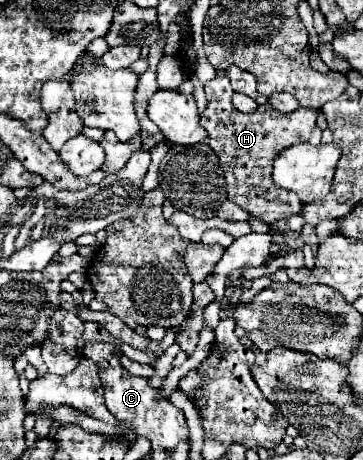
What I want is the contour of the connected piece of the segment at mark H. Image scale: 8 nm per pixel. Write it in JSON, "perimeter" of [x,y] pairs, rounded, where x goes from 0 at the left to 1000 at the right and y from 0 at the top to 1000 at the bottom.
{"perimeter":[[[598,165],[592,174],[565,183],[565,204],[570,204],[570,239],[554,252],[554,274],[570,283],[576,291],[576,317],[587,322],[587,330],[603,339],[603,352],[620,370],[620,387],[625,387],[625,430],[642,435],[647,443],[658,443],[669,457],[680,457],[691,470],[719,474],[730,487],[747,487],[758,478],[774,474],[796,474],[807,465],[829,461],[829,435],[818,430],[818,422],[758,404],[758,396],[747,391],[747,361],[741,357],[752,343],[763,343],[763,335],[774,326],[785,326],[791,317],[807,317],[818,309],[846,309],[857,296],[857,283],[868,278],[868,257],[873,257],[873,239],[846,239],[846,235],[824,235],[802,248],[774,248],[763,239],[752,239],[736,226],[719,226],[702,243],[678,248],[658,243],[642,235],[636,226],[636,178],[625,165]]]}

